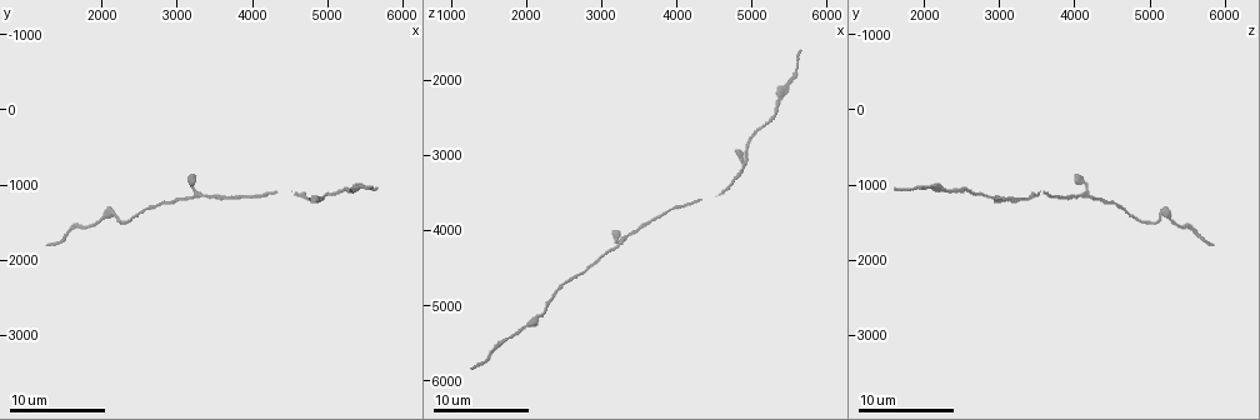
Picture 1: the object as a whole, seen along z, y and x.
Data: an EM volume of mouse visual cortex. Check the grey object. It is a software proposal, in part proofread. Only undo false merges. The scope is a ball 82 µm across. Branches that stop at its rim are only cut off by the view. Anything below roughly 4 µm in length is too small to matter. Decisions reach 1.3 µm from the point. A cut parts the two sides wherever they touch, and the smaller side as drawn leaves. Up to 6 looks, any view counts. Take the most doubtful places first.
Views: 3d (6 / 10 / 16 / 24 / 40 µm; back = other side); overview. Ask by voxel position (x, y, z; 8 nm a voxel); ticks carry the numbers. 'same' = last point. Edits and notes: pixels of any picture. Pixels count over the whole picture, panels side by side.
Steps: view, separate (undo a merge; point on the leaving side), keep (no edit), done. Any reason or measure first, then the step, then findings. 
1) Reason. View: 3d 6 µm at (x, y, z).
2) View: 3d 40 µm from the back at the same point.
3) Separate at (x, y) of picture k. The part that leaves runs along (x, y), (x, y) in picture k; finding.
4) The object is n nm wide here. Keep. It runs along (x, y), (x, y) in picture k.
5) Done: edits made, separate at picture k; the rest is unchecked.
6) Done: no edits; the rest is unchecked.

View: 3d 16 µm at (4900, 1200, 2950).

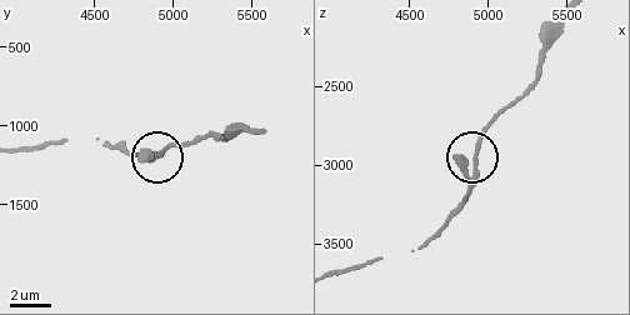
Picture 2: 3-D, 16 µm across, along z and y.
The object is 240 nm wide here. Keep. Continuous, no second neuron.

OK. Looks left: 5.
Sudden change in width. View: 3d 10 µm at (4250, 1100, 3600).

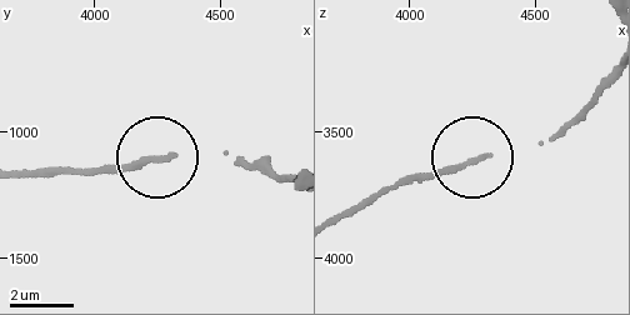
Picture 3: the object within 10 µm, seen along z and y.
Keep. It runs along (341, 218), (389, 190), (556, 136) in picture 3; continuous, no second neuron.

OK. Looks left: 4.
Sudden change in width. View: 3d 16 µm at (2000, 1400, 5250).

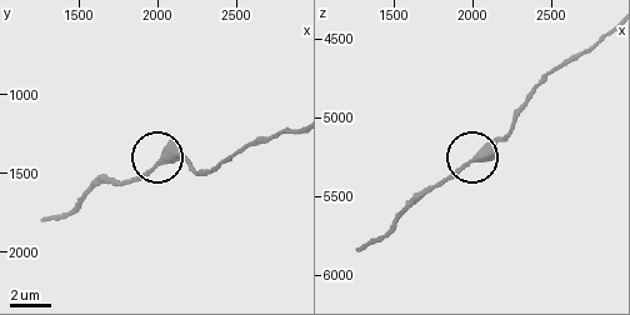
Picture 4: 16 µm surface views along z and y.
The object is 380 nm wide here. Keep. It runs along (294, 129), (248, 141), (201, 174), (163, 159), (129, 183) in picture 4; all the same neuron.

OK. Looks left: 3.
Done: no edits; the rest is unchecked.

